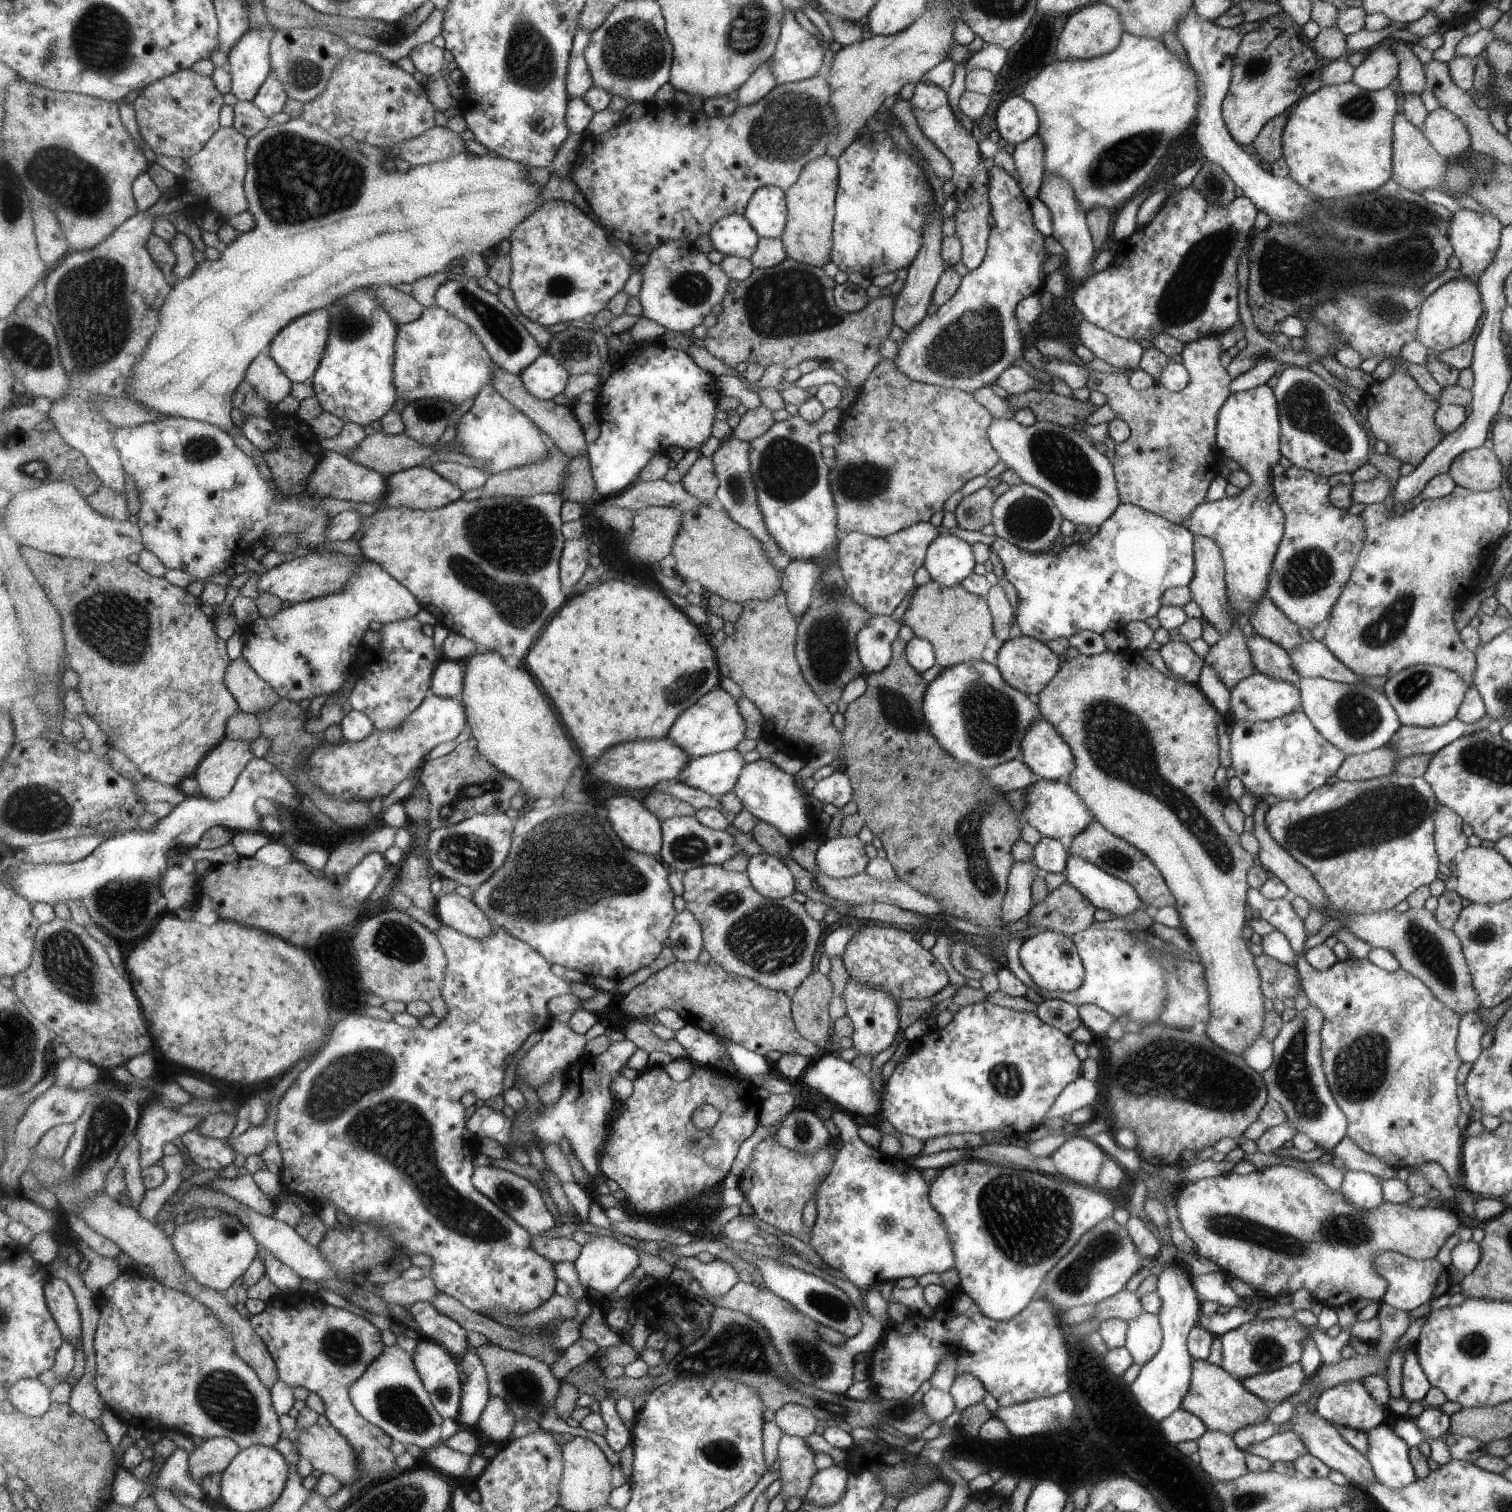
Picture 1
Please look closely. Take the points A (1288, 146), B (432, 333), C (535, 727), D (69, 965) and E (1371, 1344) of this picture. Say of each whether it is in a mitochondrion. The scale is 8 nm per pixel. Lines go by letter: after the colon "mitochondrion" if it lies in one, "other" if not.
A: other
B: other
C: other
D: mitochondrion
E: other

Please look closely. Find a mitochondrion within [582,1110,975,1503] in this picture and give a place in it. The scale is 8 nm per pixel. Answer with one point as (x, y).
(738, 1346)

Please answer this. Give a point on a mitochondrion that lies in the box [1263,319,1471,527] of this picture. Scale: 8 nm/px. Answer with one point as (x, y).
(1306, 406)

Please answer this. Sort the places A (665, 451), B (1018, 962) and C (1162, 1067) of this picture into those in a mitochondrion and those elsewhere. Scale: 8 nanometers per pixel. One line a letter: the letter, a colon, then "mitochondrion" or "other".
A: other
B: other
C: mitochondrion

